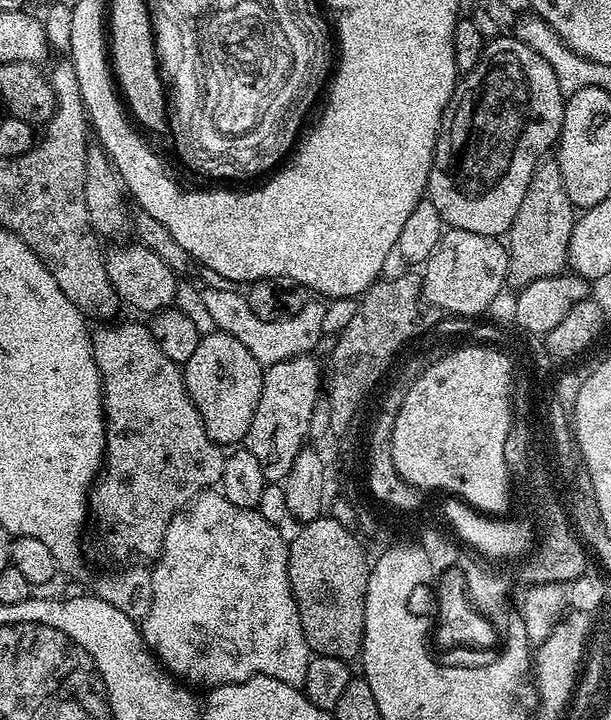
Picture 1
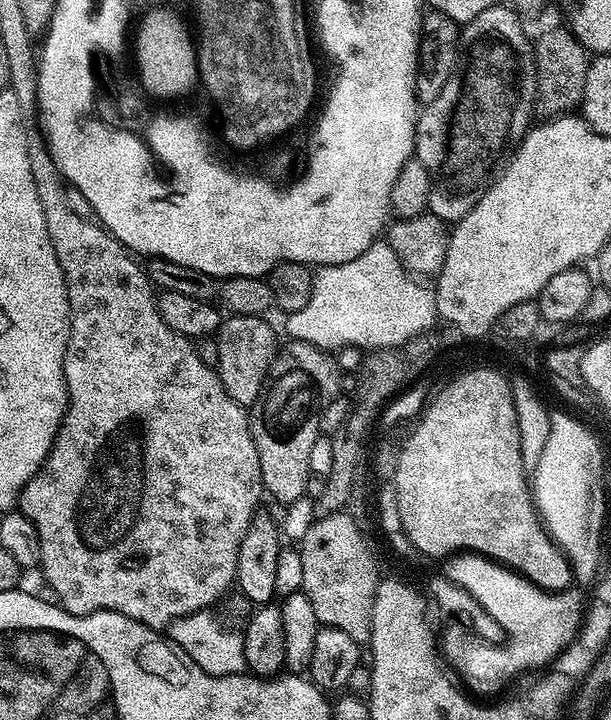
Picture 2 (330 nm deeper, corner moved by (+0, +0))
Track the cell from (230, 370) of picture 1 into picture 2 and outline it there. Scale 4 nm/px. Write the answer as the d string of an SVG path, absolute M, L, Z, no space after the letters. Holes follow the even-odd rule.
M229 315L221 319L220 330L214 339L218 342L218 366L222 386L226 386L226 394L234 398L234 402L251 406L262 394L272 362L276 359L278 343L276 332L261 316Z

